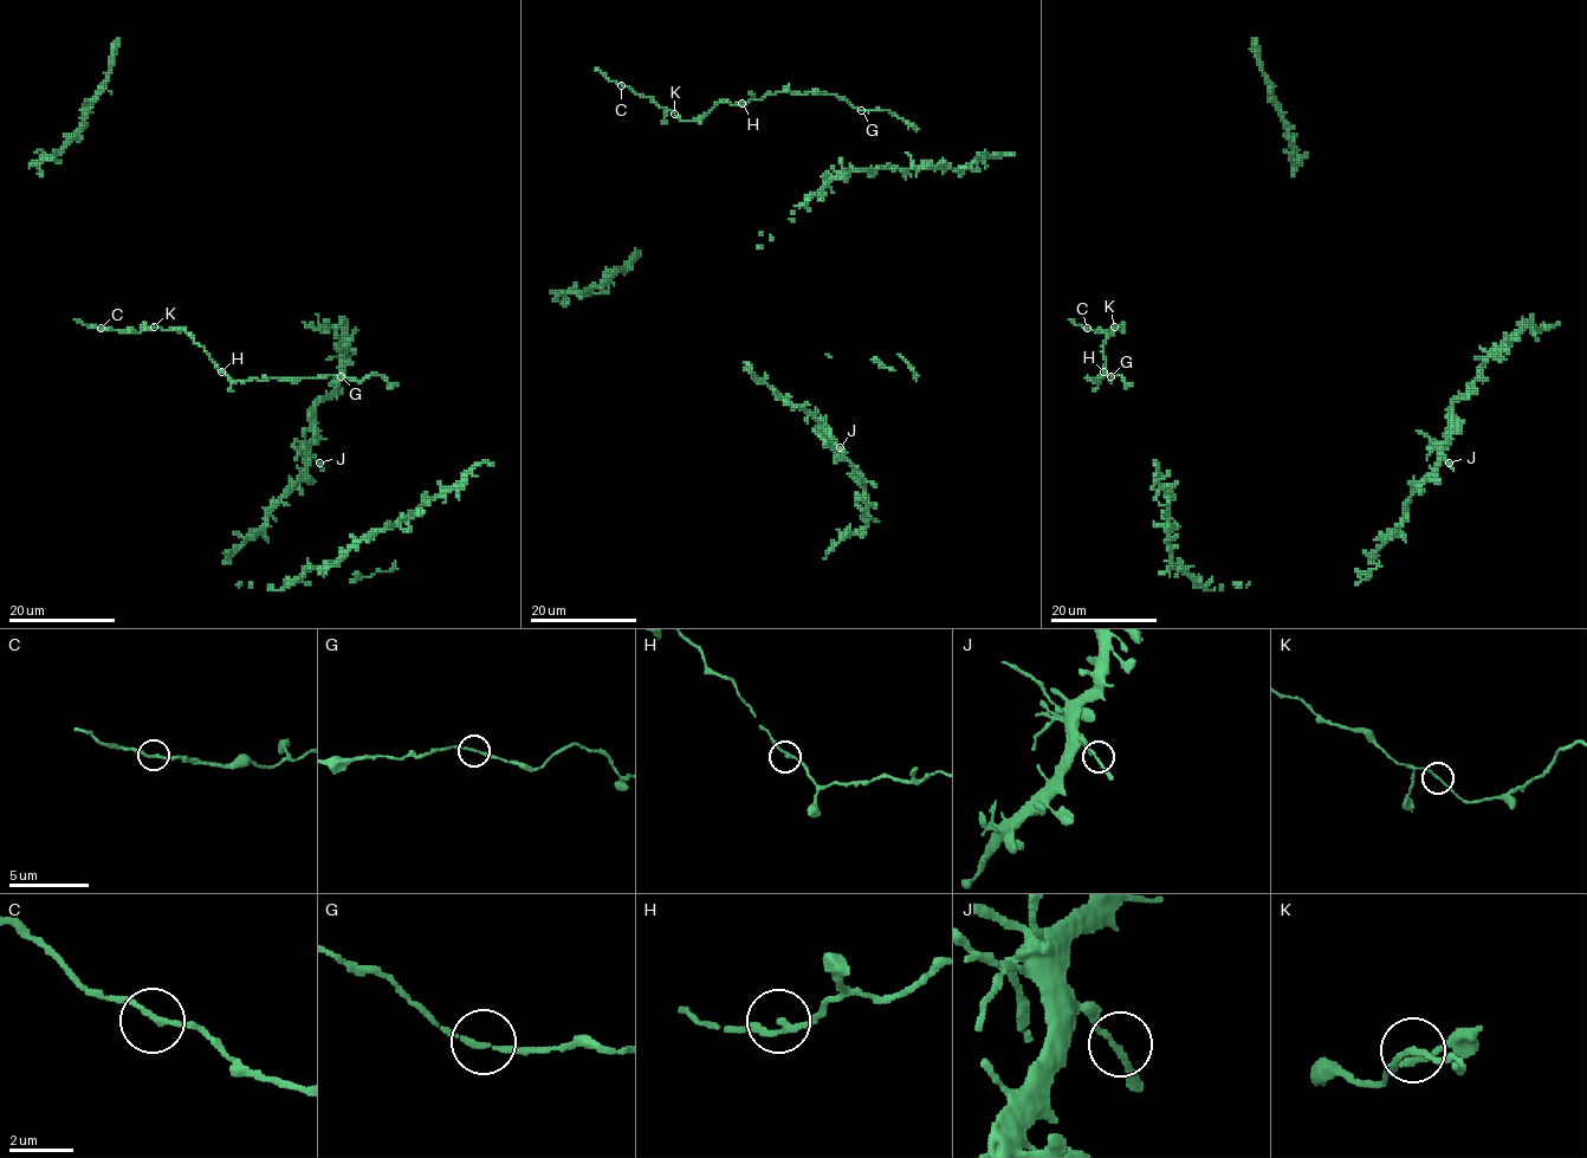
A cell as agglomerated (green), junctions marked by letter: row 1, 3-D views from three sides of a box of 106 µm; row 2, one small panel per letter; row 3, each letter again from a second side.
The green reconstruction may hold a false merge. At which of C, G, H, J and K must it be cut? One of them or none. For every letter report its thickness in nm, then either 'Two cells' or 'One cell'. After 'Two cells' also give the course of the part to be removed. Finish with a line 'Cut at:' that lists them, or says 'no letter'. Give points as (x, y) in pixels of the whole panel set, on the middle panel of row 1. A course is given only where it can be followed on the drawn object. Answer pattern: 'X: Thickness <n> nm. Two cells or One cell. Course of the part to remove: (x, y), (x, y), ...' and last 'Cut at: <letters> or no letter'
C: Thickness 160 nm. One cell
G: Thickness 150 nm. One cell
H: Thickness 170 nm. One cell
J: Thickness 150 nm. One cell
K: Thickness 150 nm. One cell
Cut at: no letter

